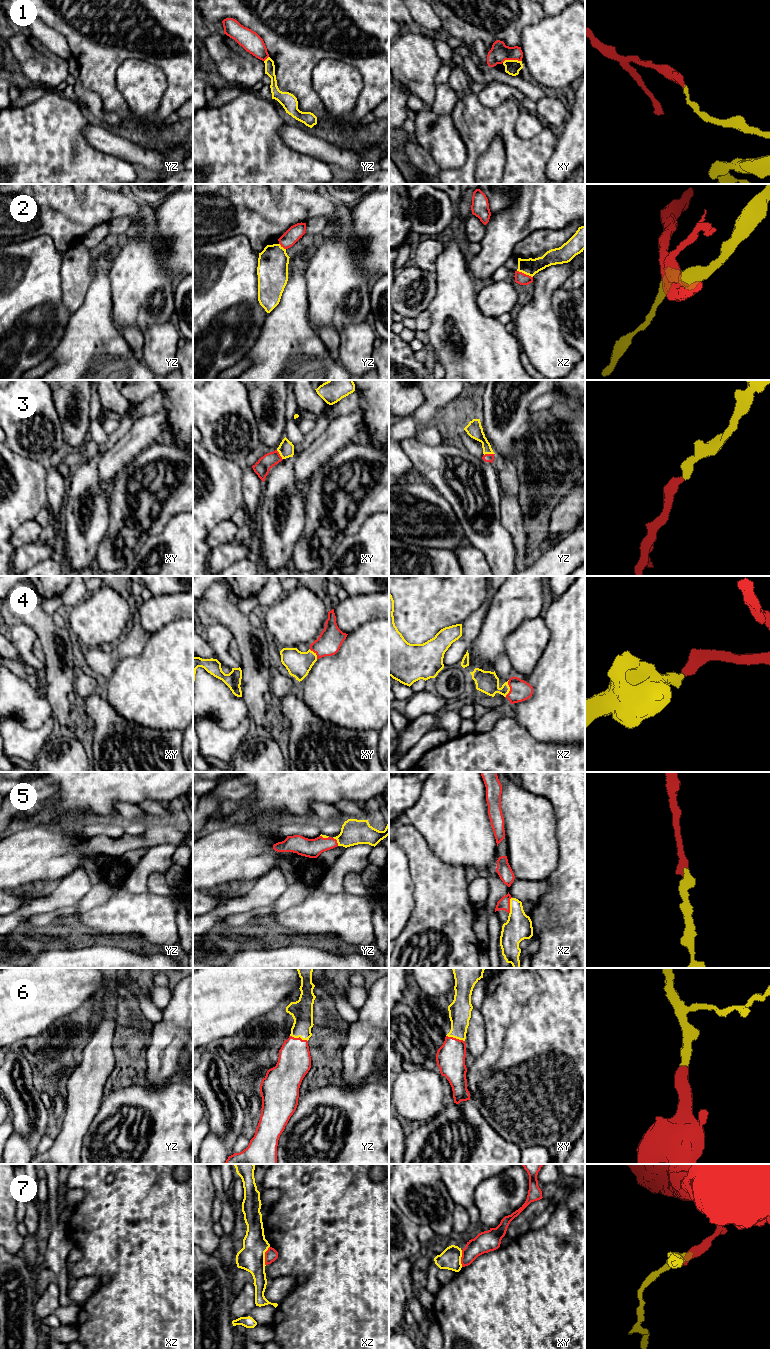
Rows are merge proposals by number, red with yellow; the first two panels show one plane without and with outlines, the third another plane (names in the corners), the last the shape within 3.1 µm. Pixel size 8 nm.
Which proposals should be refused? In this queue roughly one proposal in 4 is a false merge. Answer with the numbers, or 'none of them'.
1, 2, 7

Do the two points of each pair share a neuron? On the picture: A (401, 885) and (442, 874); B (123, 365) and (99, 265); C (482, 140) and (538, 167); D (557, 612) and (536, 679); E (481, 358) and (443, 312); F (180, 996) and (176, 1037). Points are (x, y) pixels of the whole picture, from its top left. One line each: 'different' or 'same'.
A: different
B: same
C: same
D: same
E: same
F: same

